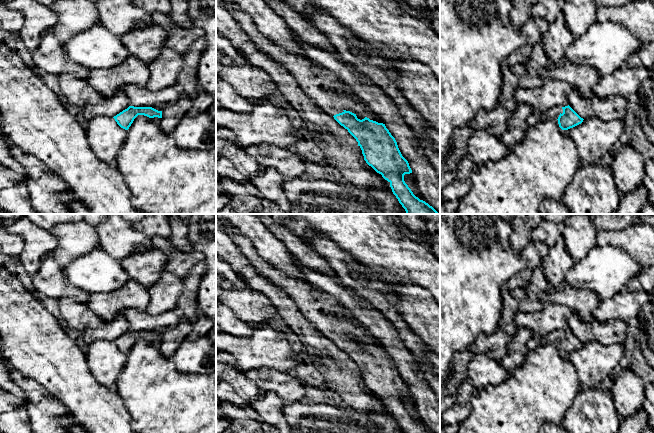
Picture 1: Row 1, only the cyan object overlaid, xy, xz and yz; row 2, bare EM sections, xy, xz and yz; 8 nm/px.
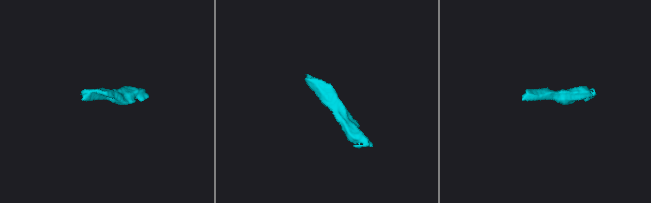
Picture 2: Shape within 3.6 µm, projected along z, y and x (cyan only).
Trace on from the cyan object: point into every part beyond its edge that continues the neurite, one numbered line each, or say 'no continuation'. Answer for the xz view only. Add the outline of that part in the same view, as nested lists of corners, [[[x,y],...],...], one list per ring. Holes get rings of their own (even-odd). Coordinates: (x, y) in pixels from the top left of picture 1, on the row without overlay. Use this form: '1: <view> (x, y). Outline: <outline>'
1: xz (314, 303). Outline: [[[216,214],[220,220],[225,232],[229,234],[233,242],[240,248],[241,252],[248,258],[249,262],[260,271],[265,277],[271,280],[275,285],[282,288],[287,292],[287,294],[294,300],[295,304],[301,311],[301,313],[311,322],[314,326],[328,339],[334,340],[336,338],[342,337],[345,334],[350,335],[354,338],[363,338],[370,344],[381,347],[382,344],[377,340],[371,332],[366,329],[349,311],[345,311],[342,304],[337,302],[336,299],[329,293],[323,291],[322,289],[314,286],[313,284],[305,281],[303,279],[291,278],[289,275],[282,273],[281,271],[273,268],[268,264],[258,253],[252,242],[241,235],[235,226],[230,222],[226,221],[222,216]],[[337,306],[342,311],[344,311],[349,318],[342,319],[335,317],[331,314],[330,307]]]

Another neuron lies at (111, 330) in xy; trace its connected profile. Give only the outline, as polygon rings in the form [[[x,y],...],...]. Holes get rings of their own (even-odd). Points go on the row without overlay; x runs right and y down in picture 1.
[[[120,314],[111,321],[105,323],[92,331],[93,339],[103,339],[114,341],[123,334],[131,330],[130,325],[124,315]]]

